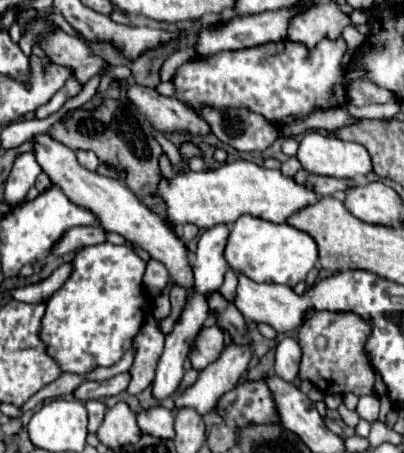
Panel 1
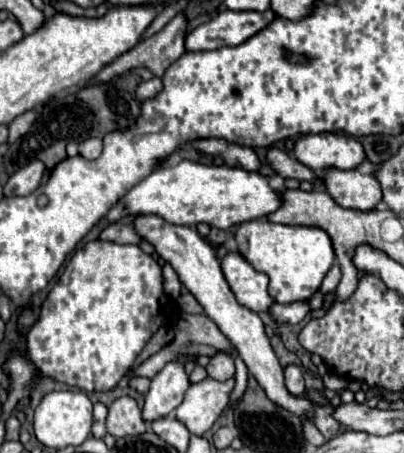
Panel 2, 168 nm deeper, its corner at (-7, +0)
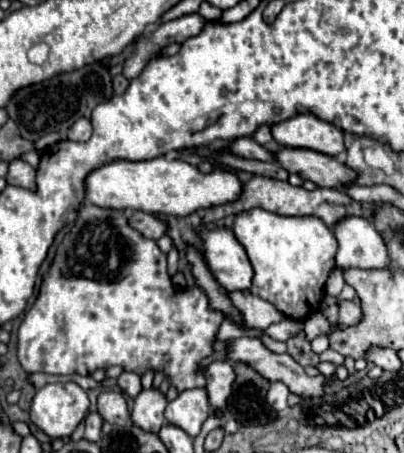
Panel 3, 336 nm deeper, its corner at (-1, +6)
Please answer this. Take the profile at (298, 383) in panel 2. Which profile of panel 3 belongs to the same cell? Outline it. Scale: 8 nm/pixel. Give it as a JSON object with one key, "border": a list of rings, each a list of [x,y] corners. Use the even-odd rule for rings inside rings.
{"border":[[[283,381],[271,383],[269,393],[267,393],[267,401],[269,401],[269,405],[271,405],[277,413],[281,413],[281,411],[287,409],[287,397],[289,397],[289,387],[287,387]]]}

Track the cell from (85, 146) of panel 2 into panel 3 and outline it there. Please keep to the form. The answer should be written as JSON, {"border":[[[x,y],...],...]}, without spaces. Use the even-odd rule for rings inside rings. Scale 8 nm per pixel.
{"border":[[[79,119],[79,121],[69,129],[67,137],[69,137],[71,141],[81,141],[81,143],[89,141],[89,137],[91,137],[91,121],[89,121],[89,119]]]}

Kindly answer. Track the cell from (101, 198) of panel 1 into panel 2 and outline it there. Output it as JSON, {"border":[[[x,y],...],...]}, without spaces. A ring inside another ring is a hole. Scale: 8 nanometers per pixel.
{"border":[[[141,215],[135,219],[135,229],[141,237],[145,237],[149,243],[153,243],[155,251],[173,265],[173,269],[177,271],[181,283],[193,293],[193,297],[201,303],[201,307],[205,309],[205,313],[209,315],[209,319],[213,319],[217,323],[217,327],[221,329],[221,333],[235,345],[239,357],[245,361],[249,373],[259,381],[259,385],[265,389],[267,397],[275,403],[279,403],[283,409],[295,413],[297,417],[307,415],[307,411],[311,409],[311,403],[305,401],[303,397],[293,397],[287,393],[285,389],[285,381],[283,381],[283,369],[271,349],[269,337],[263,331],[263,321],[259,319],[259,315],[243,305],[237,303],[233,291],[229,289],[227,281],[223,279],[223,271],[219,265],[219,259],[215,255],[215,249],[203,241],[199,237],[197,231],[193,231],[191,227],[181,227],[181,225],[173,225],[167,223],[165,219],[159,219],[157,215]]]}

